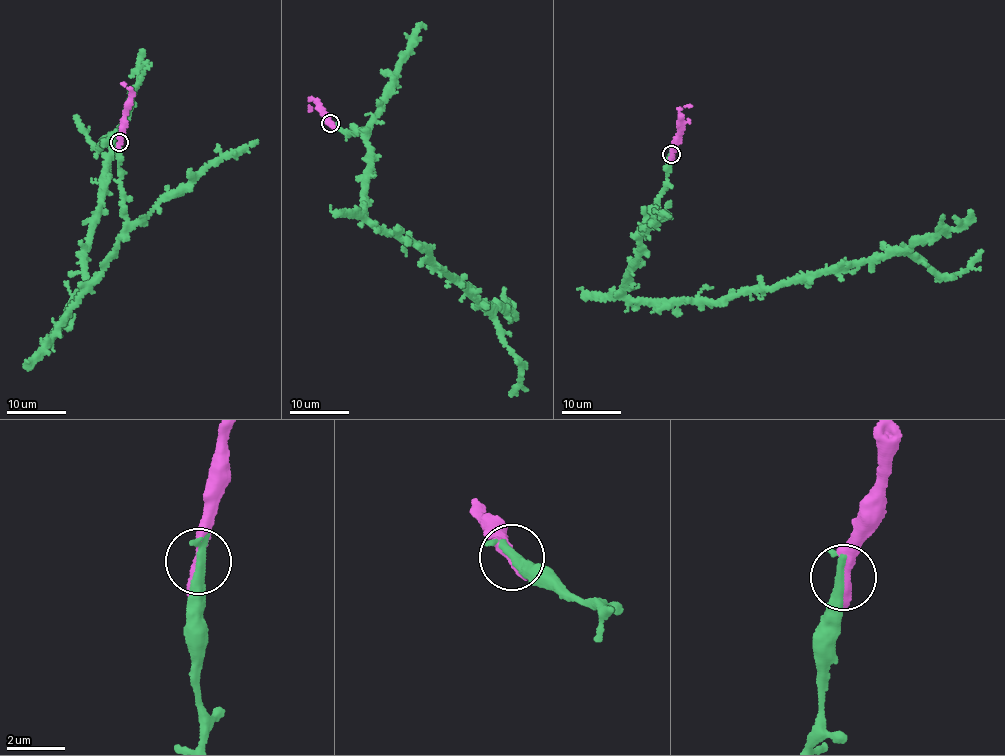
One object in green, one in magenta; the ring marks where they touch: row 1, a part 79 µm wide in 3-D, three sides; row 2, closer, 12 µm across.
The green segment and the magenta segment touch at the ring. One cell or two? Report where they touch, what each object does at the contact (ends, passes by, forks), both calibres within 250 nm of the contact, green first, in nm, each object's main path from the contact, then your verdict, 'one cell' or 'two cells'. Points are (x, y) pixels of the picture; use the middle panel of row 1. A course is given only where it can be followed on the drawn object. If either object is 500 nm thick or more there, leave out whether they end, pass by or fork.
(330, 123) | green ends | magenta passes by | 380/320 nm | green via (330, 122), (368, 136), (372, 167), (363, 216), (424, 247), (493, 316), (521, 368), (521, 385), (509, 394) | magenta via (330, 123), (316, 107), (317, 101), (311, 98), (311, 109) | one cell

